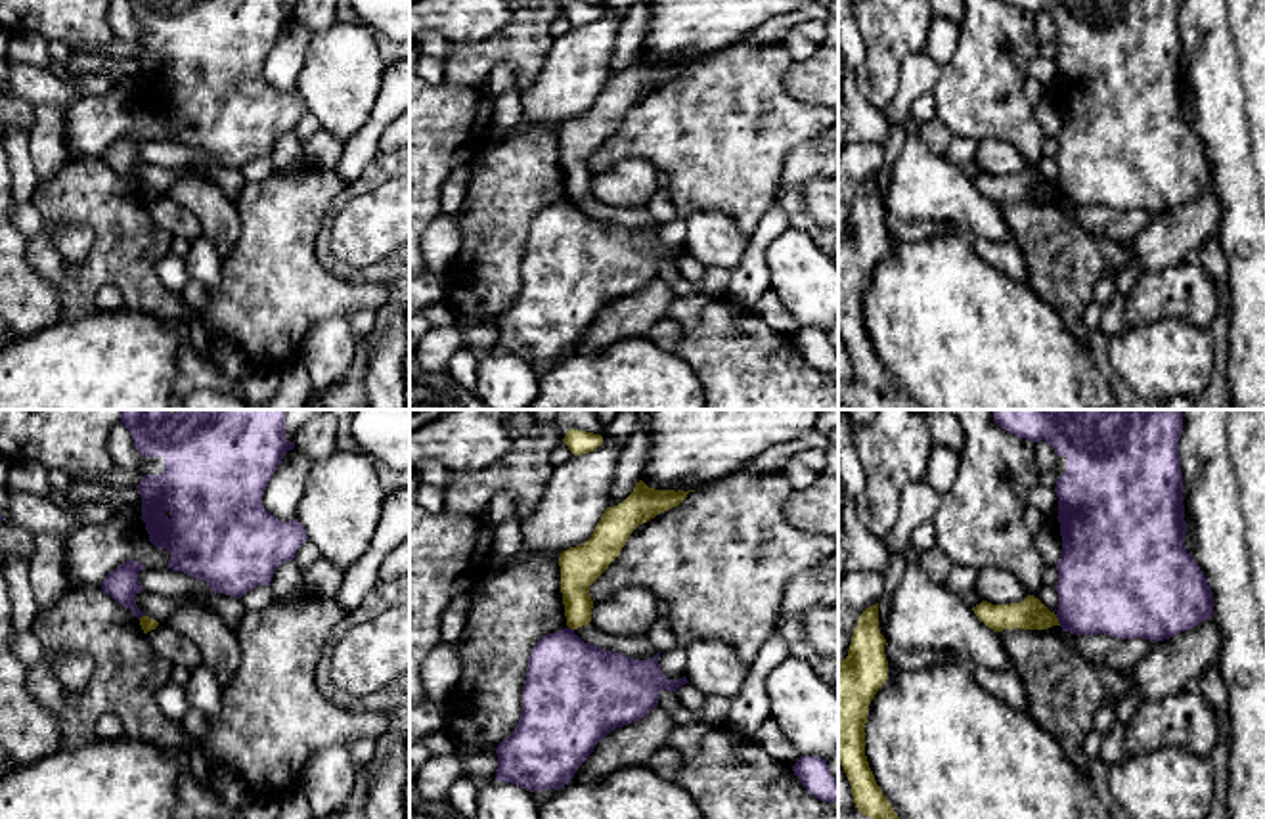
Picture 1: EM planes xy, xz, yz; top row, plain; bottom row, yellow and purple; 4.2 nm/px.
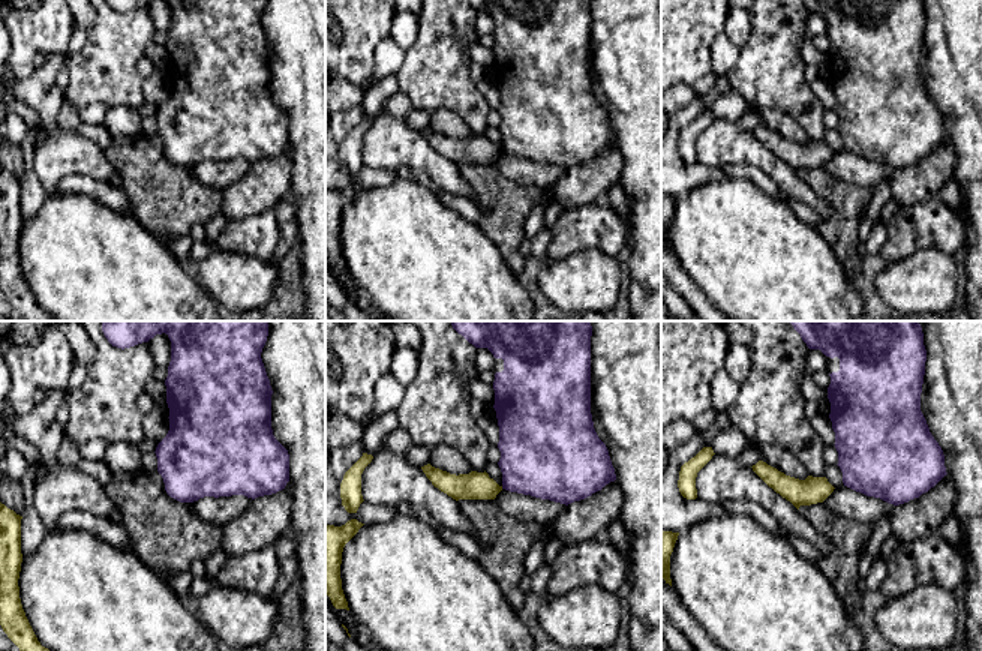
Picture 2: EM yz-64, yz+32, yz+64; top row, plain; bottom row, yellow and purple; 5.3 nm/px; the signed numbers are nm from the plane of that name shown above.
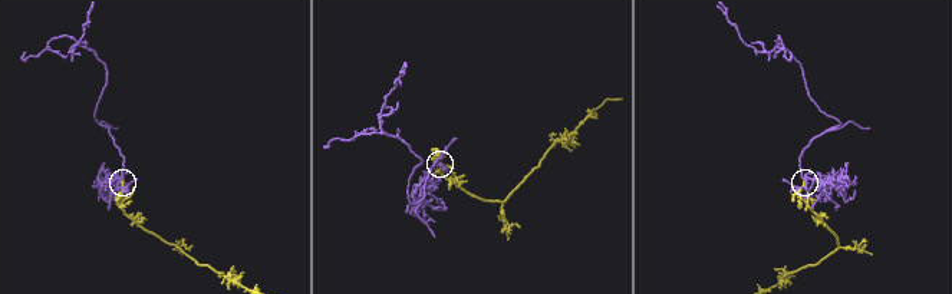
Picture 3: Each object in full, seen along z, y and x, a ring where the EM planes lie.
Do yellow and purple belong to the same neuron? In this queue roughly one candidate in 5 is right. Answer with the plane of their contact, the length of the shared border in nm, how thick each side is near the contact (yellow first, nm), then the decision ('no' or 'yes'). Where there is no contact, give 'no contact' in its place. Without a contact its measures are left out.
yz | 50 nm | 130/400 nm | no

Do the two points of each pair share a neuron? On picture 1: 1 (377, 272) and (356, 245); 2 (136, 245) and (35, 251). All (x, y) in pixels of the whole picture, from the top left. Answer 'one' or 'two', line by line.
1: two
2: one

